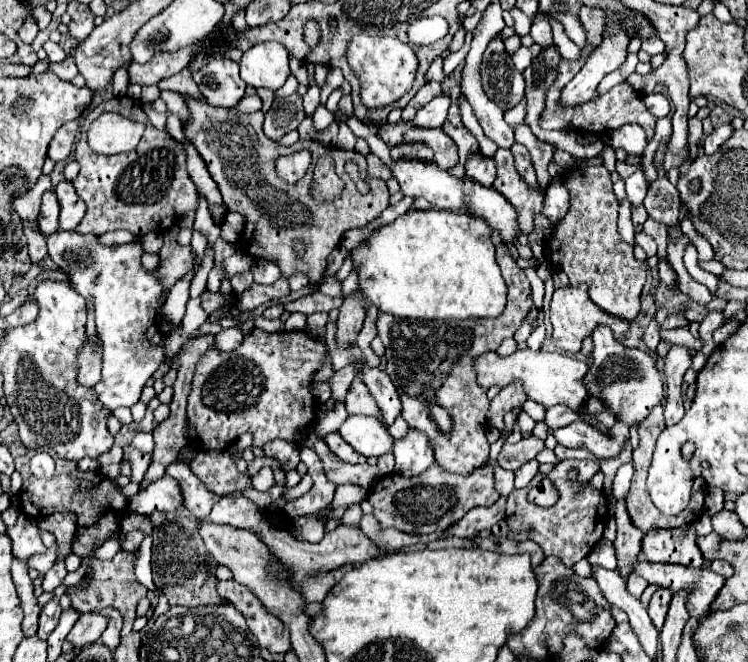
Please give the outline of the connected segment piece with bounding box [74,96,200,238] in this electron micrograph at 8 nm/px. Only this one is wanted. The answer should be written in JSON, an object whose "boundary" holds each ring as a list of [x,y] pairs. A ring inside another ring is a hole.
{"boundary":[[[116,96],[84,114],[84,122],[80,126],[80,142],[74,150],[74,160],[80,164],[80,174],[74,180],[74,188],[78,196],[86,202],[86,216],[76,226],[78,234],[104,234],[114,230],[128,230],[136,238],[142,238],[150,230],[156,230],[168,214],[174,214],[176,224],[186,212],[196,212],[200,196],[196,192],[194,182],[186,174],[184,146],[178,140],[174,140],[168,132],[158,130],[146,118],[140,118],[142,114],[144,112],[140,102],[128,96]],[[104,112],[118,112],[126,118],[144,122],[144,136],[134,150],[116,156],[102,156],[88,146],[86,132],[90,124]]]}

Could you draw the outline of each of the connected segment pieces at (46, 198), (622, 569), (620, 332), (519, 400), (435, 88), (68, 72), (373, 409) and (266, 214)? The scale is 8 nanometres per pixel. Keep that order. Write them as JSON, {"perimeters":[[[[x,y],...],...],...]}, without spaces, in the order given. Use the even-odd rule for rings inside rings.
{"perimeters":[[[[48,190],[42,194],[42,206],[40,206],[40,216],[38,216],[38,224],[40,230],[48,236],[54,234],[58,230],[58,200],[54,190]]],[[[618,500],[616,502],[616,524],[618,524],[618,536],[614,540],[616,546],[616,556],[618,556],[618,572],[626,578],[632,570],[632,562],[640,554],[640,544],[642,544],[642,530],[638,530],[632,522],[630,516],[626,514],[626,502]]],[[[588,286],[556,288],[554,296],[552,296],[552,302],[550,302],[550,322],[552,322],[552,328],[554,328],[552,340],[566,354],[578,354],[580,348],[582,348],[582,340],[588,338],[588,336],[592,336],[592,332],[594,332],[594,328],[598,324],[610,326],[612,332],[614,332],[614,336],[618,340],[622,336],[626,336],[626,332],[630,330],[630,322],[628,320],[618,318],[614,314],[606,314],[602,308],[594,306],[594,302],[590,302],[590,296],[586,294],[586,290],[588,290]]],[[[512,384],[512,386],[506,386],[504,390],[500,390],[500,394],[490,402],[487,412],[488,425],[502,432],[505,429],[504,422],[502,422],[504,414],[512,406],[522,406],[524,400],[526,400],[526,394],[520,384]]],[[[428,82],[428,84],[424,84],[420,90],[418,90],[418,94],[406,104],[406,108],[402,110],[402,120],[404,122],[408,122],[408,120],[412,120],[414,118],[414,114],[424,106],[424,104],[428,104],[432,98],[436,98],[436,96],[440,96],[442,94],[442,86],[438,84],[438,82]]],[[[66,58],[64,62],[58,62],[58,64],[50,64],[52,72],[56,72],[62,80],[72,80],[76,74],[78,74],[78,68],[74,66],[74,60],[72,58]]],[[[354,360],[352,362],[358,370],[350,390],[348,390],[348,396],[346,396],[346,410],[348,414],[366,414],[366,416],[376,416],[380,418],[380,412],[378,412],[378,404],[374,402],[372,394],[366,390],[364,382],[362,382],[362,370],[364,370],[364,362],[360,360]]],[[[192,98],[188,100],[188,106],[190,106],[192,116],[186,126],[186,136],[192,140],[192,144],[196,146],[196,150],[208,164],[208,172],[222,192],[224,206],[230,212],[242,214],[246,220],[244,232],[240,238],[240,242],[242,242],[240,250],[252,258],[276,262],[282,272],[282,276],[270,286],[250,286],[248,290],[244,290],[238,296],[238,308],[244,312],[244,310],[252,310],[260,304],[266,304],[274,298],[288,296],[290,294],[288,280],[294,274],[306,274],[310,280],[308,288],[312,288],[312,292],[316,292],[320,280],[324,278],[326,258],[338,246],[344,232],[350,228],[368,224],[384,208],[388,208],[390,194],[386,190],[386,182],[380,178],[366,178],[370,184],[370,194],[362,196],[356,190],[356,184],[352,182],[352,178],[344,172],[346,160],[354,160],[356,164],[360,164],[362,176],[368,174],[366,158],[360,152],[326,148],[316,140],[300,140],[300,142],[292,144],[292,150],[302,150],[302,148],[310,150],[312,162],[316,162],[320,158],[320,154],[330,154],[336,162],[336,174],[346,182],[346,192],[340,200],[320,204],[320,202],[312,200],[312,196],[308,192],[314,168],[308,170],[304,180],[300,180],[298,184],[292,186],[292,184],[284,184],[274,174],[274,168],[268,166],[268,162],[272,162],[278,154],[288,154],[288,146],[280,146],[276,140],[266,138],[266,134],[262,132],[262,120],[264,120],[262,110],[252,112],[252,114],[236,114],[234,110],[214,108],[210,104],[204,104],[204,102],[198,102]],[[296,242],[300,242],[304,246],[302,256],[298,256],[294,252]]]]}

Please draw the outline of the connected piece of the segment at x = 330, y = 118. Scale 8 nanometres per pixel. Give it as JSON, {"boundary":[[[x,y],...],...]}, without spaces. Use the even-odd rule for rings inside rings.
{"boundary":[[[319,105],[318,108],[316,108],[316,112],[314,112],[314,126],[316,126],[318,130],[324,130],[326,126],[330,126],[334,120],[334,114],[328,112],[325,105]]]}

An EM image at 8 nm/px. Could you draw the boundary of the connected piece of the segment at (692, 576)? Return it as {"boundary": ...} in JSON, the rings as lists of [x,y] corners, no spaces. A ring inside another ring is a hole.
{"boundary":[[[638,560],[634,562],[634,574],[642,576],[648,584],[656,584],[660,588],[672,590],[672,594],[678,594],[678,590],[690,590],[686,608],[688,614],[694,618],[702,618],[712,600],[716,598],[718,590],[724,584],[724,578],[710,568],[690,568],[680,564],[660,564],[660,562],[646,562]]]}

